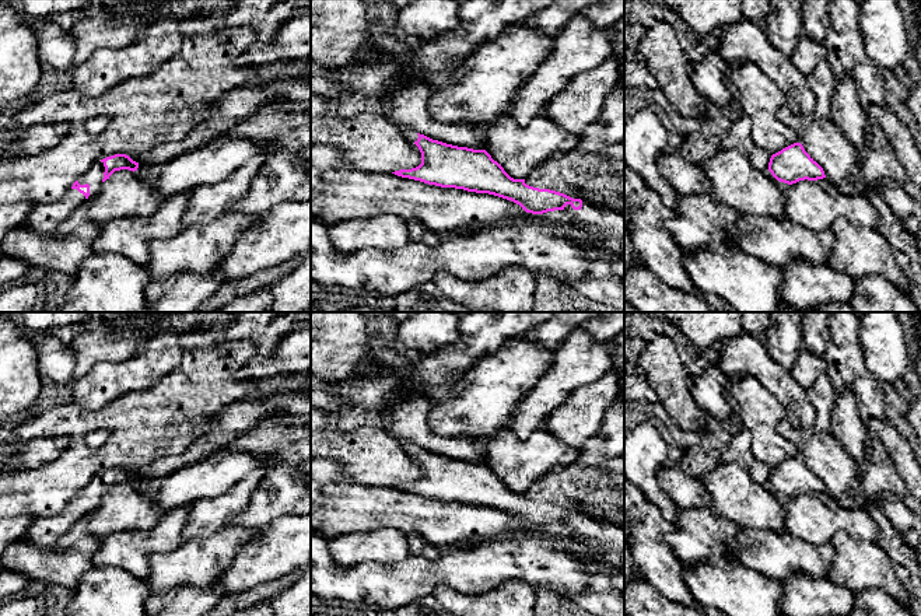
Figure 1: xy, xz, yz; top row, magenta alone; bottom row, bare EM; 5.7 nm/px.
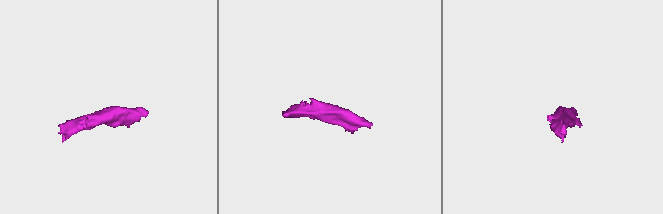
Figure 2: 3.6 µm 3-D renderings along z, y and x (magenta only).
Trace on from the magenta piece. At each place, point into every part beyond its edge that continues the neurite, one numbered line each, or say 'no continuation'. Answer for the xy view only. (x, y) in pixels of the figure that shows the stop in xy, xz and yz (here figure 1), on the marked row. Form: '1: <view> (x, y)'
1: xy (45, 219)

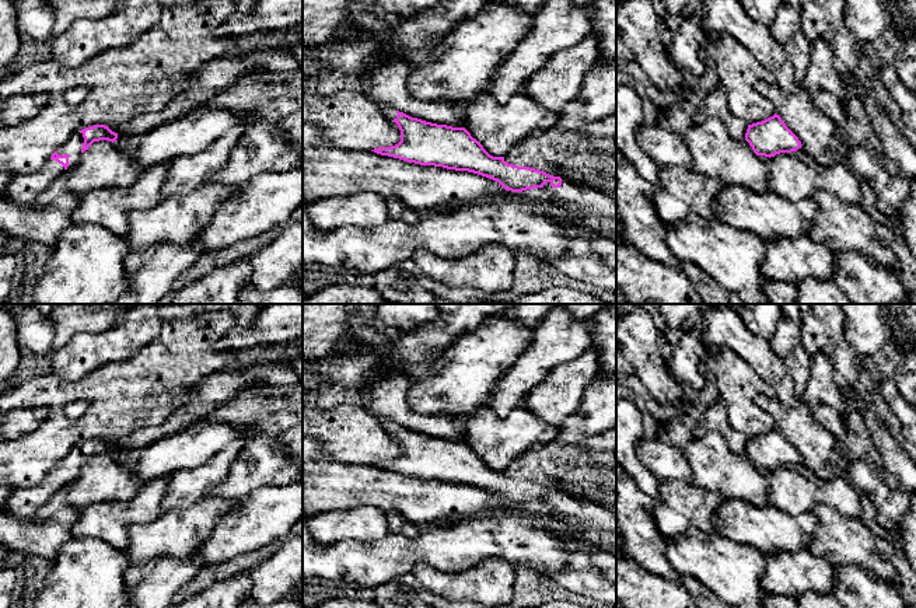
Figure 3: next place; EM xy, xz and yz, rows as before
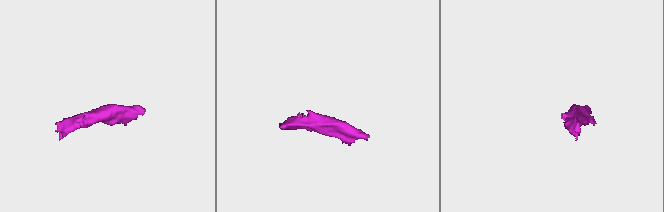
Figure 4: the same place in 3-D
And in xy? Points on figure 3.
1: xy (24, 189)

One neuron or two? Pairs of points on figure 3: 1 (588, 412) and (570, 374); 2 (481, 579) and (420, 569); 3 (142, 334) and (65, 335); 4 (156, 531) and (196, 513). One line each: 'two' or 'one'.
1: two
2: one
3: two
4: one

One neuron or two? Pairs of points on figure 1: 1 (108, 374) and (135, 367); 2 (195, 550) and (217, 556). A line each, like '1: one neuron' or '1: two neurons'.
1: one neuron
2: one neuron

